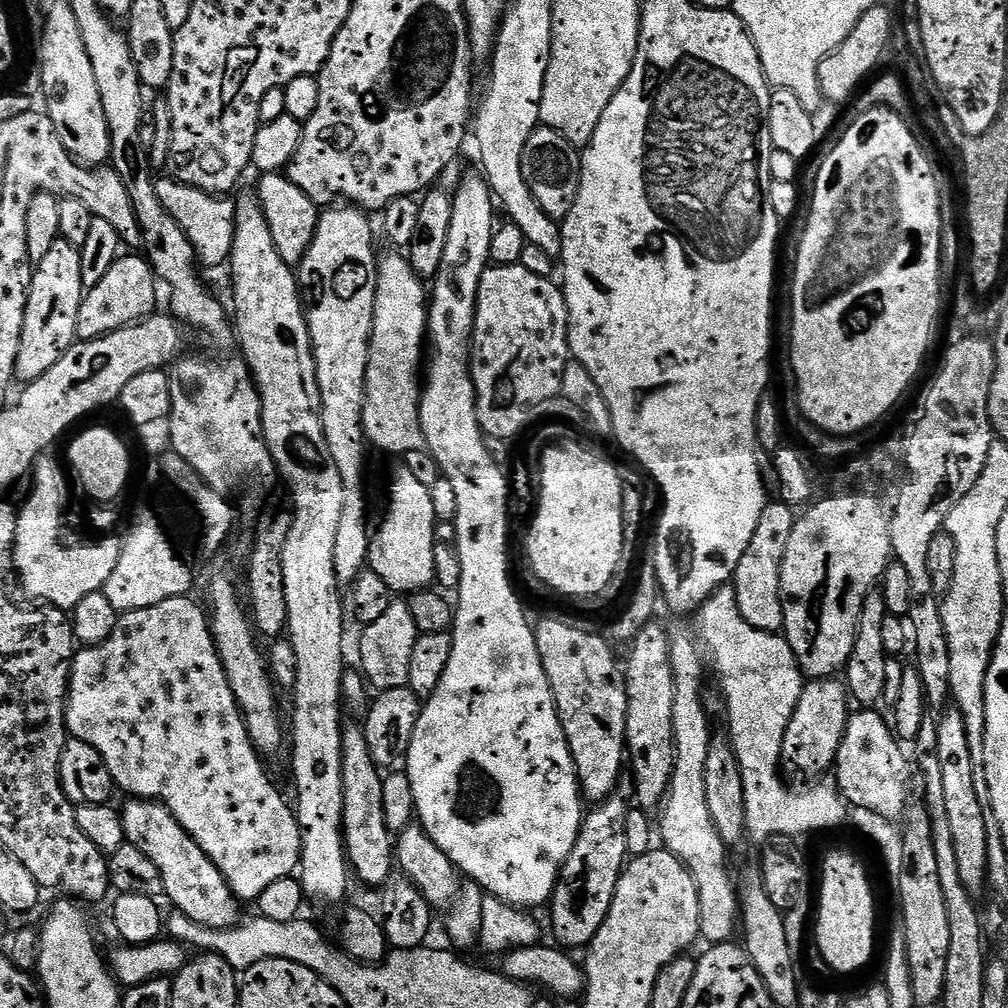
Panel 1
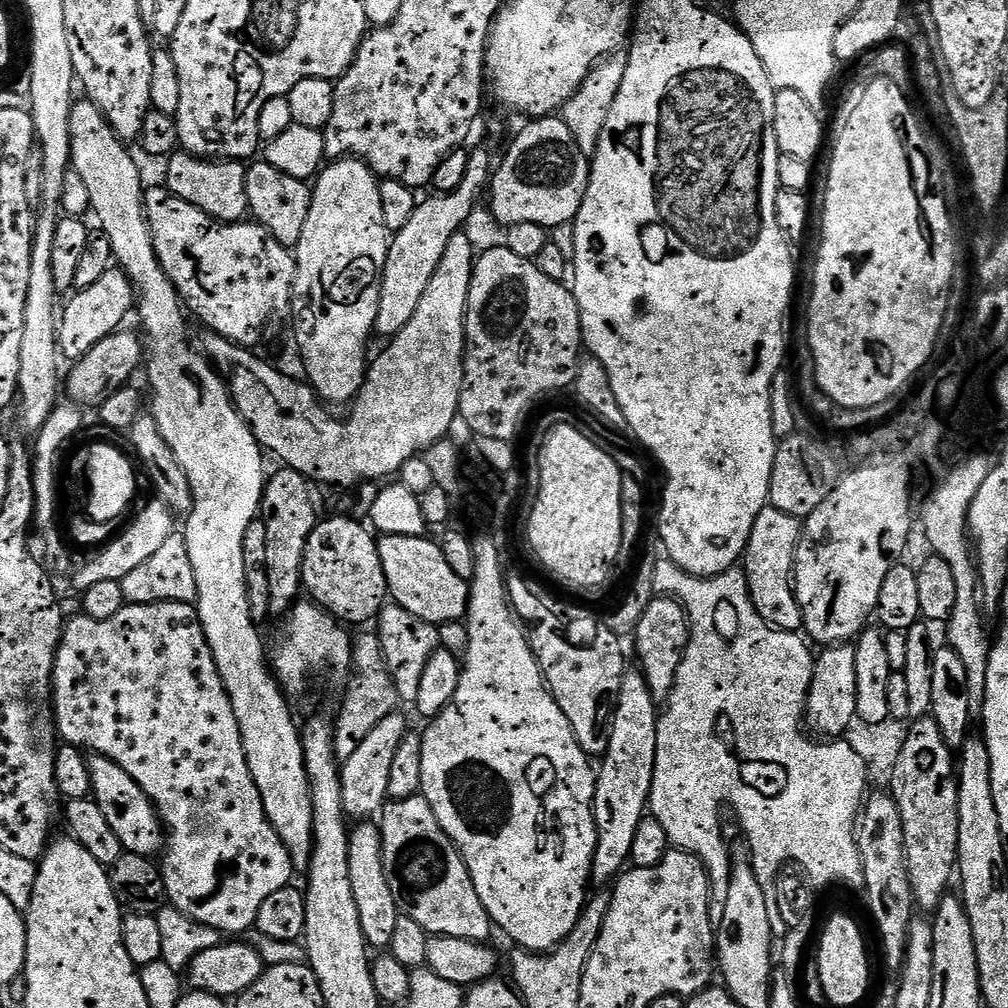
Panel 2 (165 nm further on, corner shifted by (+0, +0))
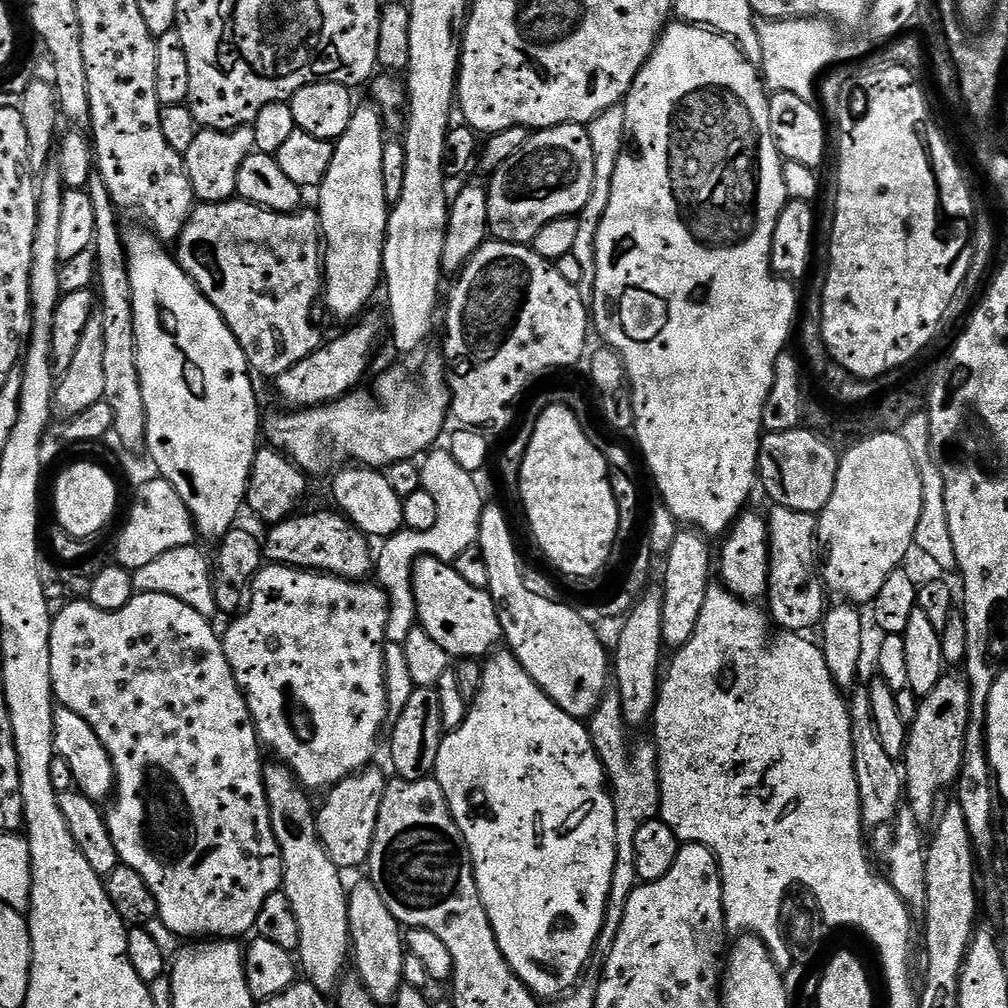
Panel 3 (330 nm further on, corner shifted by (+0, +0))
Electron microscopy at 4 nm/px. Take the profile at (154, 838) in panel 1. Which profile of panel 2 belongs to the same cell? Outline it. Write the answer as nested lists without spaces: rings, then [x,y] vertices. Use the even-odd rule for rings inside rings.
[[[92,754],[87,757],[87,762],[92,779],[91,799],[102,809],[102,815],[109,820],[114,834],[118,834],[118,842],[122,842],[124,851],[149,858],[159,857],[166,844],[166,829],[142,786],[138,786],[138,782],[134,782],[134,778],[110,758]]]

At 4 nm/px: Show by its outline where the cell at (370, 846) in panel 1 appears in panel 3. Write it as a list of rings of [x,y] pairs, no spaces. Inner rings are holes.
[[[364,882],[348,892],[348,925],[352,942],[350,956],[356,960],[355,975],[366,986],[378,1006],[395,1005],[396,995],[404,987],[402,966],[406,955],[406,936],[402,925],[390,914],[390,906],[371,882]]]

